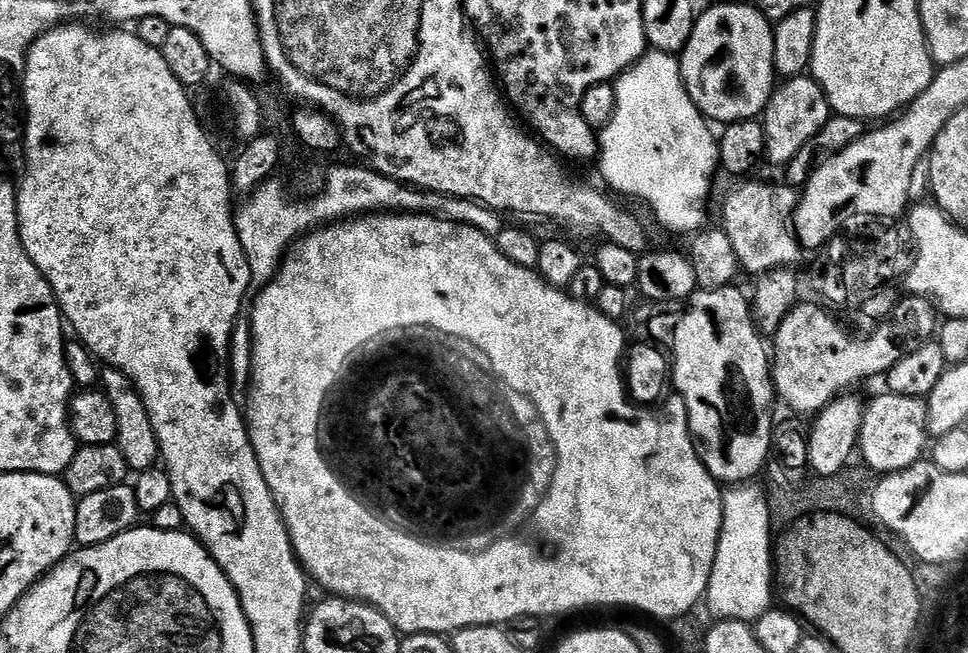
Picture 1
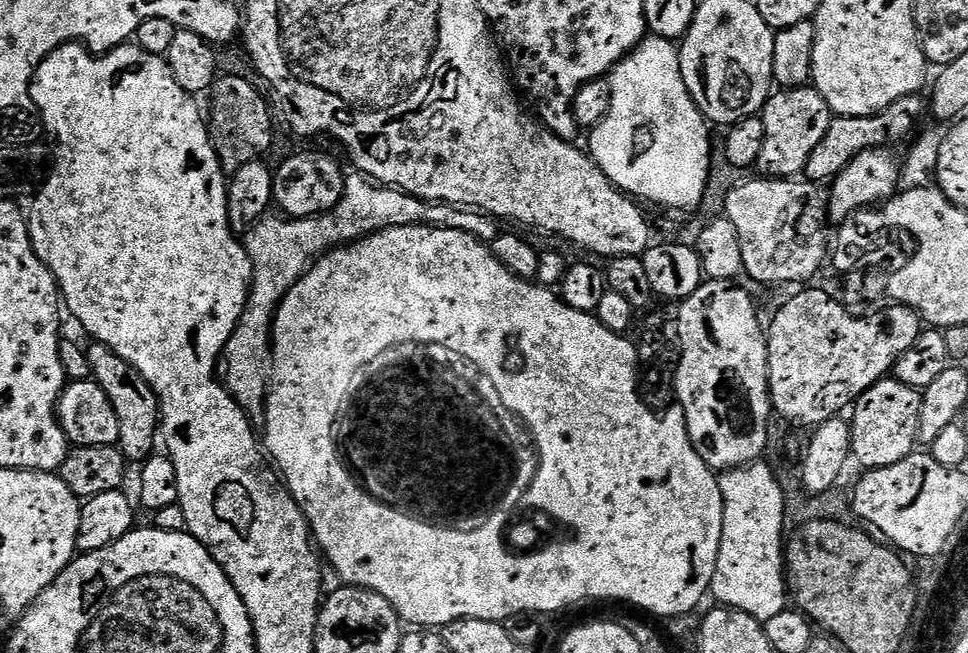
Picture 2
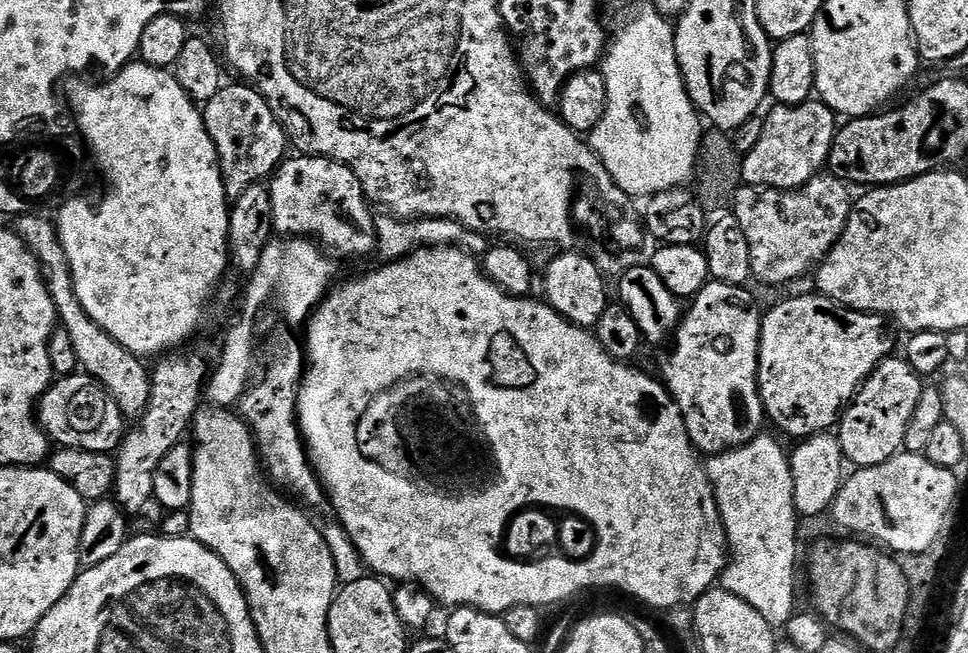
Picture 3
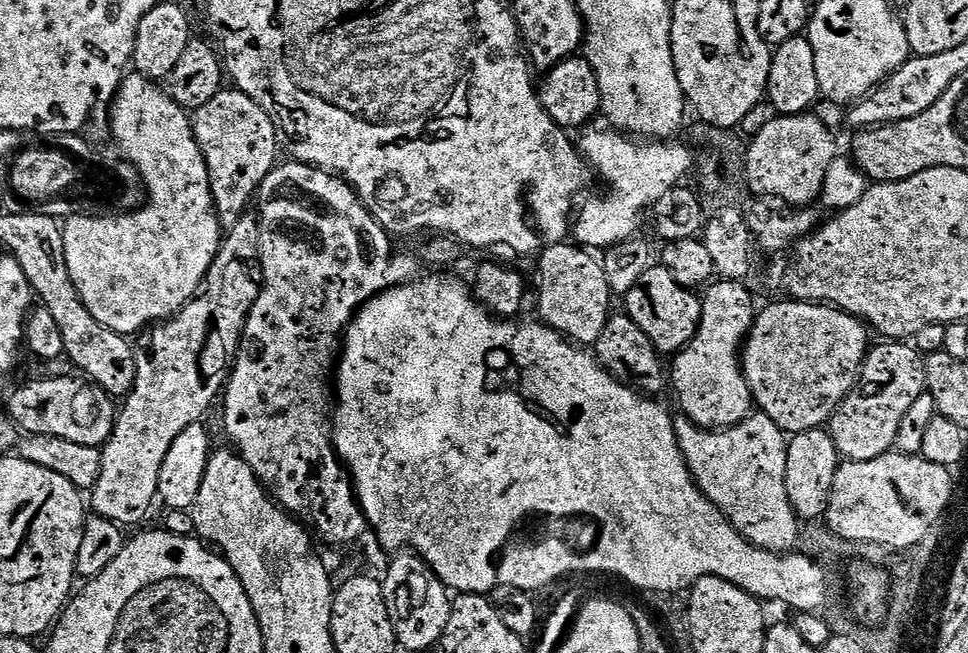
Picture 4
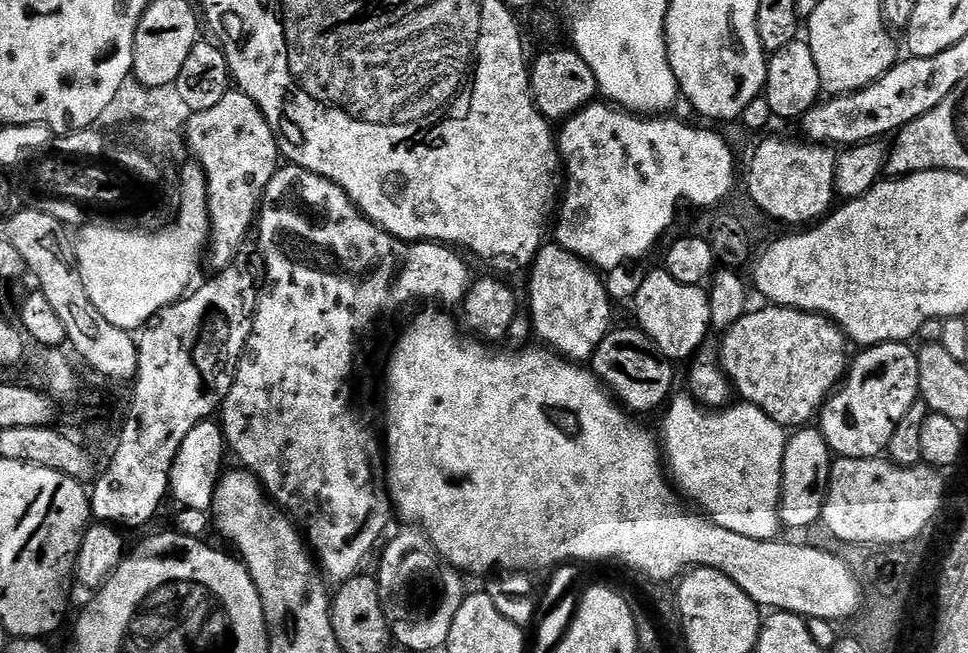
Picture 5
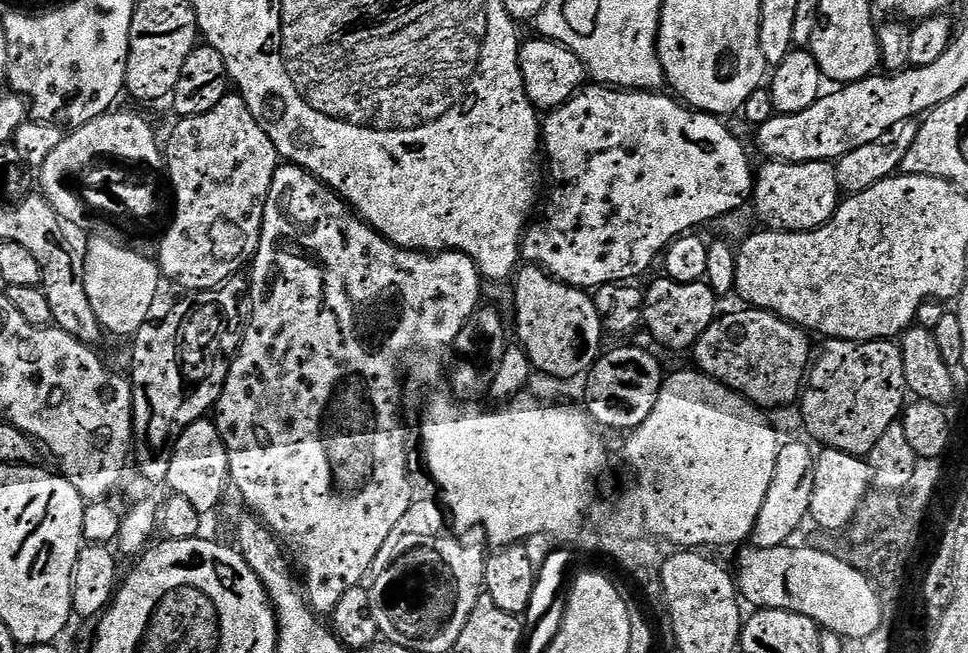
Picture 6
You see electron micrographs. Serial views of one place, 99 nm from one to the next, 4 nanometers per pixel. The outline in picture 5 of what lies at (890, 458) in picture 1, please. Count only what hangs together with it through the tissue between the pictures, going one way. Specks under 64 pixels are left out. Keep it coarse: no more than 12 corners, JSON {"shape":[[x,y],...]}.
{"shape":[[917,349],[851,361],[818,427],[837,457],[887,453],[921,399]]}

